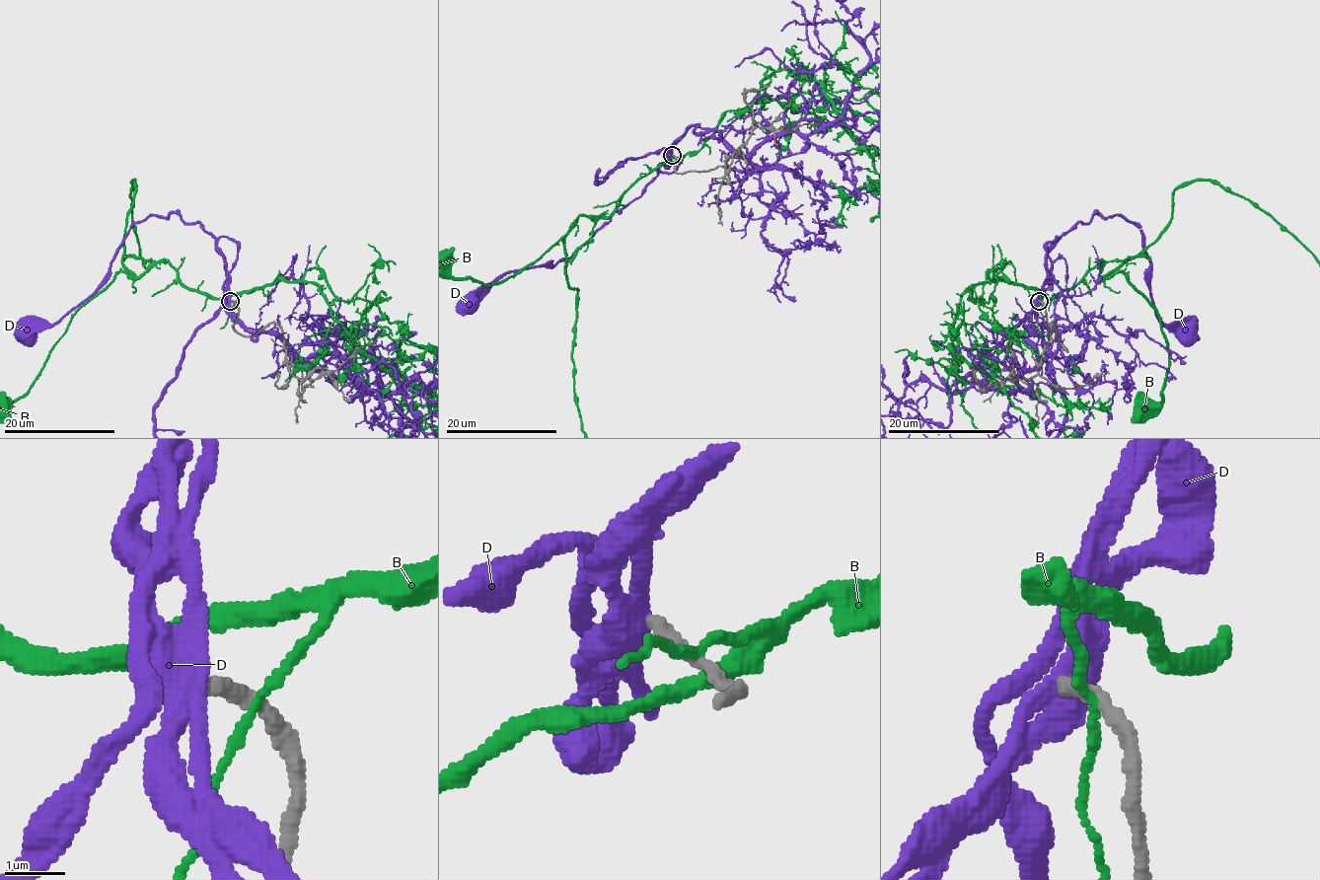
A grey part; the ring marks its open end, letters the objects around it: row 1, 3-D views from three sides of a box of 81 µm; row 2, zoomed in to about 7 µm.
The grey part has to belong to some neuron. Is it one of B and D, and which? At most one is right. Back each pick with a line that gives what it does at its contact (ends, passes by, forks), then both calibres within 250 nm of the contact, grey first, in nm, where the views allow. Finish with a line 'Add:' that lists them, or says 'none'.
Add: none

